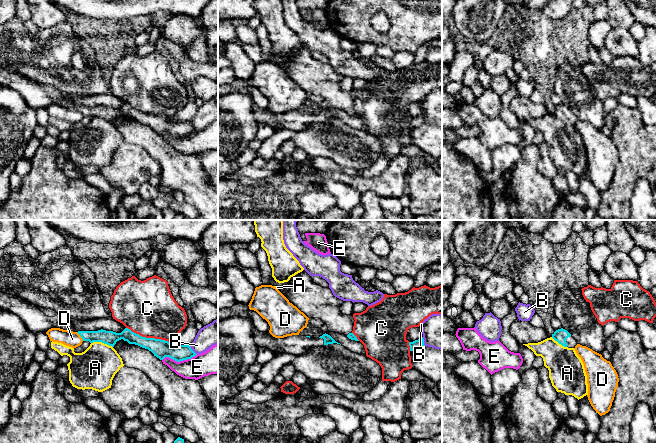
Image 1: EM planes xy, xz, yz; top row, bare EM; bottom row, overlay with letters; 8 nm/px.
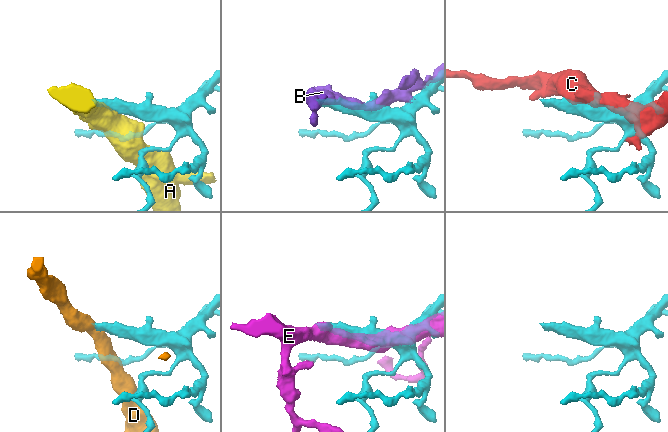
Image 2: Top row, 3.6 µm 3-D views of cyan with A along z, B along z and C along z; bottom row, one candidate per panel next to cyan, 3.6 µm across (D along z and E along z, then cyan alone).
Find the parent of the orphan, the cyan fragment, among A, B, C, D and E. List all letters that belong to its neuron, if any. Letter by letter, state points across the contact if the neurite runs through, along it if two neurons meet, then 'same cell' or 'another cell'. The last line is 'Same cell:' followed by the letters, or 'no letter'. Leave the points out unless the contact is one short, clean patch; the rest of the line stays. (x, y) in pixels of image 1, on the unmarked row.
A: border along xy (91, 118), (103, 118), (112, 123); another cell
B: another cell
C: another cell
D: border along xy (76, 108), (83, 116); another cell
E: another cell
Same cell: no letter

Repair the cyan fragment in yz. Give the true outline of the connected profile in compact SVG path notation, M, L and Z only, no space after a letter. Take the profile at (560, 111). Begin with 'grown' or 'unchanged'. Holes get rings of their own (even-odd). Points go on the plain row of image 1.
grown | M563 104L556 106L552 110L552 114L564 123L575 124L577 121L576 116Z

